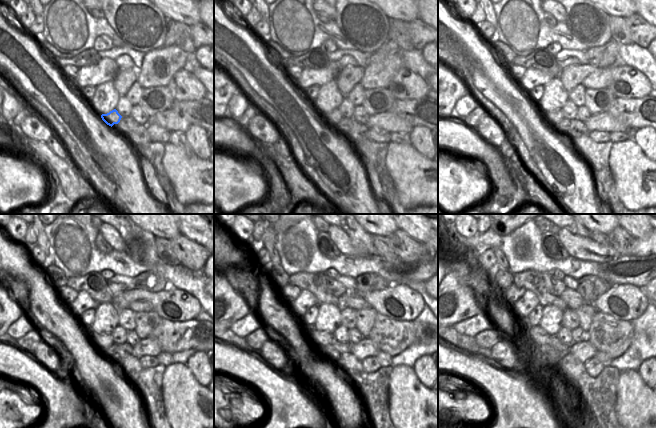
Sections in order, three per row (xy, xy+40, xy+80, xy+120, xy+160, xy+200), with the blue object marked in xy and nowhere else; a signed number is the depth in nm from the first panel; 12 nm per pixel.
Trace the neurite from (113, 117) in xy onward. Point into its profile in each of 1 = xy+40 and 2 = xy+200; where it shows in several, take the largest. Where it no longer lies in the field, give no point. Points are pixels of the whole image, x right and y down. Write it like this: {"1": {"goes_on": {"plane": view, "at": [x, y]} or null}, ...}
{"1": {"goes_on": {"plane": "xy+40", "at": [334, 117]}}, "2": {"goes_on": {"plane": "xy+200", "at": [526, 332]}}}

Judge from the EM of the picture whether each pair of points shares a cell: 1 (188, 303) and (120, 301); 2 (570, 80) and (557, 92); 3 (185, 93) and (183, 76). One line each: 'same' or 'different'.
1: same
2: different
3: same

